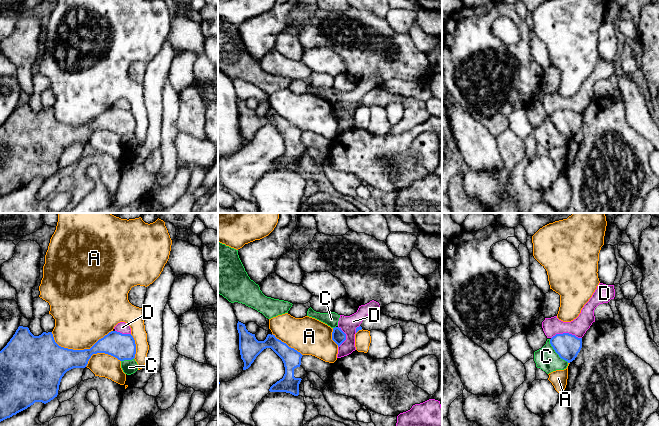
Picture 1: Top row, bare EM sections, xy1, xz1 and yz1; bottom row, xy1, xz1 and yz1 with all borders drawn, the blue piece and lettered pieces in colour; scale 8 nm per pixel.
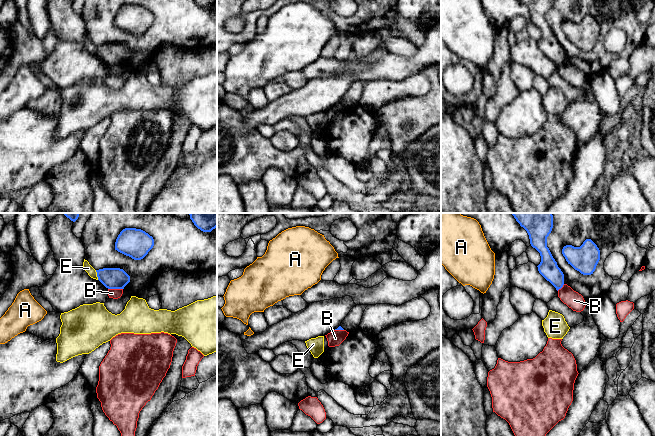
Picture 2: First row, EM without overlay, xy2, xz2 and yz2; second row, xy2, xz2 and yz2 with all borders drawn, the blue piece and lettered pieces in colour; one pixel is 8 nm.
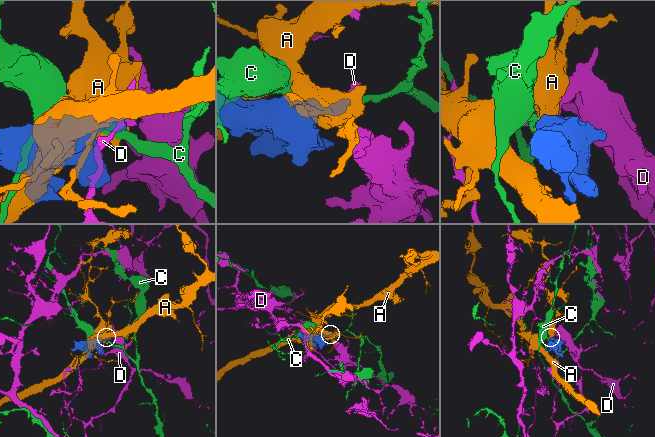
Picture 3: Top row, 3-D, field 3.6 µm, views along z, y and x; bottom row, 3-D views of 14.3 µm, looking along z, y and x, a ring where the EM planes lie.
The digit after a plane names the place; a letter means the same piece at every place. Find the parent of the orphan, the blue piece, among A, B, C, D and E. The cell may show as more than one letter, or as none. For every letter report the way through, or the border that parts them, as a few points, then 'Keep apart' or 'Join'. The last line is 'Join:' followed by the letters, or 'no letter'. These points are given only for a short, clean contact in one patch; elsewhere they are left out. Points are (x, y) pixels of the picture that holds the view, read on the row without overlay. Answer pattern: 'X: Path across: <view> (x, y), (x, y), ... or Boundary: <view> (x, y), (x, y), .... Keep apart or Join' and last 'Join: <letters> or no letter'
A: Keep apart
B: Boundary: xy2 (108, 64), (122, 65). Keep apart
C: Boundary: yz1 (549, 115), (549, 119), (554, 127), (568, 138). Keep apart
D: Boundary: yz1 (581, 113), (568, 109), (556, 109), (551, 114). Keep apart
E: Keep apart
Join: no letter

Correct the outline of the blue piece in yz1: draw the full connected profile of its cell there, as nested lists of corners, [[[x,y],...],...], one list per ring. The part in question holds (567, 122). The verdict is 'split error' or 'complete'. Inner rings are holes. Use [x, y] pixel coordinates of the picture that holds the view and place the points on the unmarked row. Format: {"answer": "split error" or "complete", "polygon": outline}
{"answer": "complete", "polygon": [[[569,109],[556,110],[550,115],[550,120],[561,135],[570,139],[582,124],[582,114]]]}

